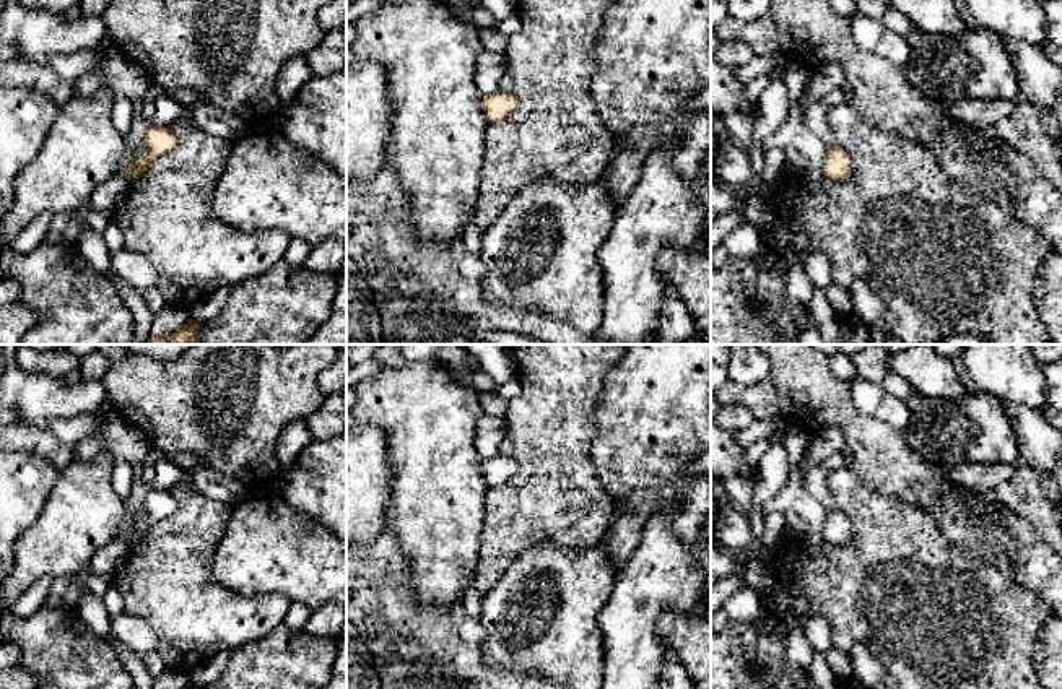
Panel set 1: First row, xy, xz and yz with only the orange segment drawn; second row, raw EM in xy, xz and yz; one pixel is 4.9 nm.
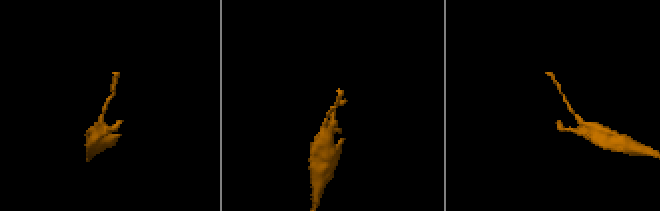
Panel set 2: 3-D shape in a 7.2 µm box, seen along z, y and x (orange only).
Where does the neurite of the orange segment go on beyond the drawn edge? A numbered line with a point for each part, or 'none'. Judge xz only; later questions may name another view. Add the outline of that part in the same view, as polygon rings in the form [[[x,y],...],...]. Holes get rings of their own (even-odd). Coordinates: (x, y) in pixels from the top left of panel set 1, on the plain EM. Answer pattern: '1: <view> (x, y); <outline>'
none

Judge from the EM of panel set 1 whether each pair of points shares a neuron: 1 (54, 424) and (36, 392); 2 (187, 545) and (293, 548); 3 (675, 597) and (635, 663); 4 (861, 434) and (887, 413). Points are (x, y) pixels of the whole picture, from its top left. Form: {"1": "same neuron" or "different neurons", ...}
{"1": "different neurons", "2": "different neurons", "3": "same neuron", "4": "different neurons"}

